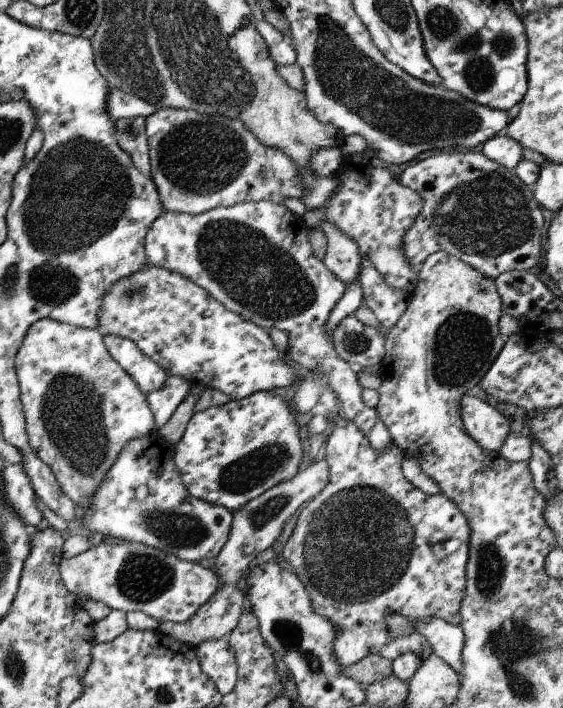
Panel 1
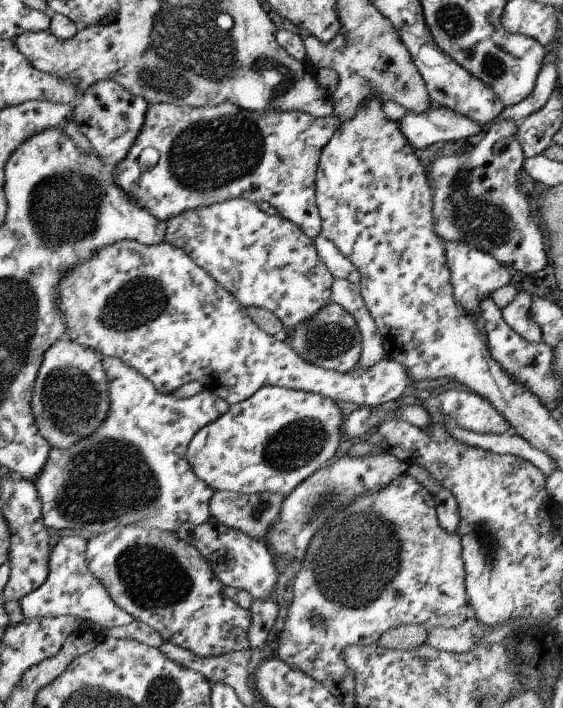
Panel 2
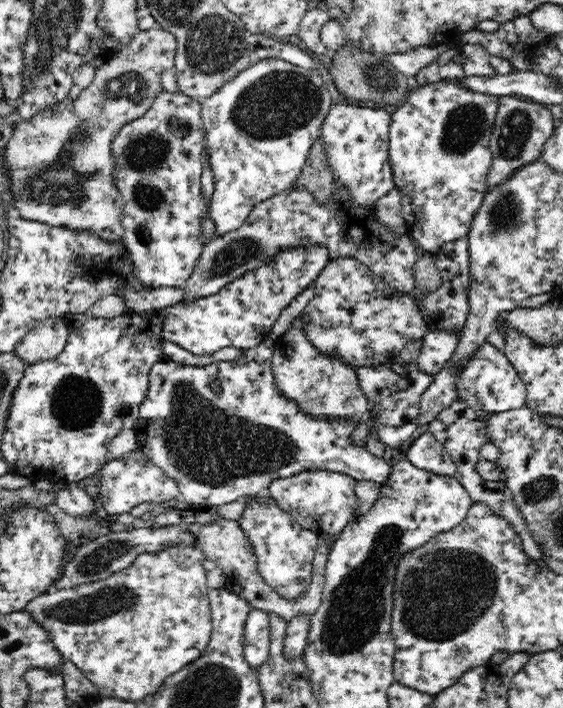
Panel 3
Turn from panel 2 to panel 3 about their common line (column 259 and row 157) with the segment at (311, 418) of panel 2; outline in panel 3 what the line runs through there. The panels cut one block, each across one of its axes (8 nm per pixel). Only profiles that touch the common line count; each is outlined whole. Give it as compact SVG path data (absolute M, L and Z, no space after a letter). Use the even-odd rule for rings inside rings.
M442 80L413 86L410 97L391 114L389 126L389 165L393 183L400 191L401 210L408 233L428 254L436 252L448 242L467 237L473 214L481 206L487 189L487 174L493 156L489 140L493 133L498 96L469 92L465 85L454 80Z

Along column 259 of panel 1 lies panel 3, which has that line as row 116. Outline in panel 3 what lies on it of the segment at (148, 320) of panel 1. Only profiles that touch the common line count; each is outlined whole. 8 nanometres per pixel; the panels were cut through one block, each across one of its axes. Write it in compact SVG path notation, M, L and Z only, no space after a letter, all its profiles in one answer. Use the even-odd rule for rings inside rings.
M354 105L330 108L321 134L328 161L338 186L346 187L347 198L370 207L395 187L389 165L389 126L391 114L384 109Z

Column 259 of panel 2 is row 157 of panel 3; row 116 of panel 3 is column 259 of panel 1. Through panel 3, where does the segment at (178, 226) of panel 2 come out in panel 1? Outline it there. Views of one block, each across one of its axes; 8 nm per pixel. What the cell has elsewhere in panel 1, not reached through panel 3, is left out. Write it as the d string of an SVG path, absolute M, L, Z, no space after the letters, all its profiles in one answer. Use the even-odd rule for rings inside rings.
M245 201L242 203L234 204L228 207L215 207L208 210L206 213L198 215L190 215L187 213L174 213L169 211L163 211L163 213L153 222L150 226L150 230L146 234L144 239L146 264L156 267L167 267L170 271L182 274L184 277L191 279L191 282L197 283L203 290L206 290L211 296L217 299L223 306L226 306L227 310L233 311L235 314L241 315L244 319L255 323L257 326L263 327L266 331L275 327L281 329L287 333L286 344L286 357L293 360L295 364L307 368L309 371L317 373L324 381L325 387L333 391L338 398L340 404L339 410L343 413L345 420L351 421L360 431L365 438L368 438L369 444L373 450L377 452L386 451L390 448L392 440L390 434L385 428L385 425L381 422L375 409L366 407L361 400L360 391L361 387L358 383L356 374L356 368L352 367L348 362L339 358L339 355L335 352L334 346L331 342L331 335L324 329L327 319L329 318L331 309L337 304L340 296L344 293L346 287L327 267L320 261L314 254L311 245L308 241L308 228L302 224L300 219L293 213L287 210L283 205L275 204L271 201Z

